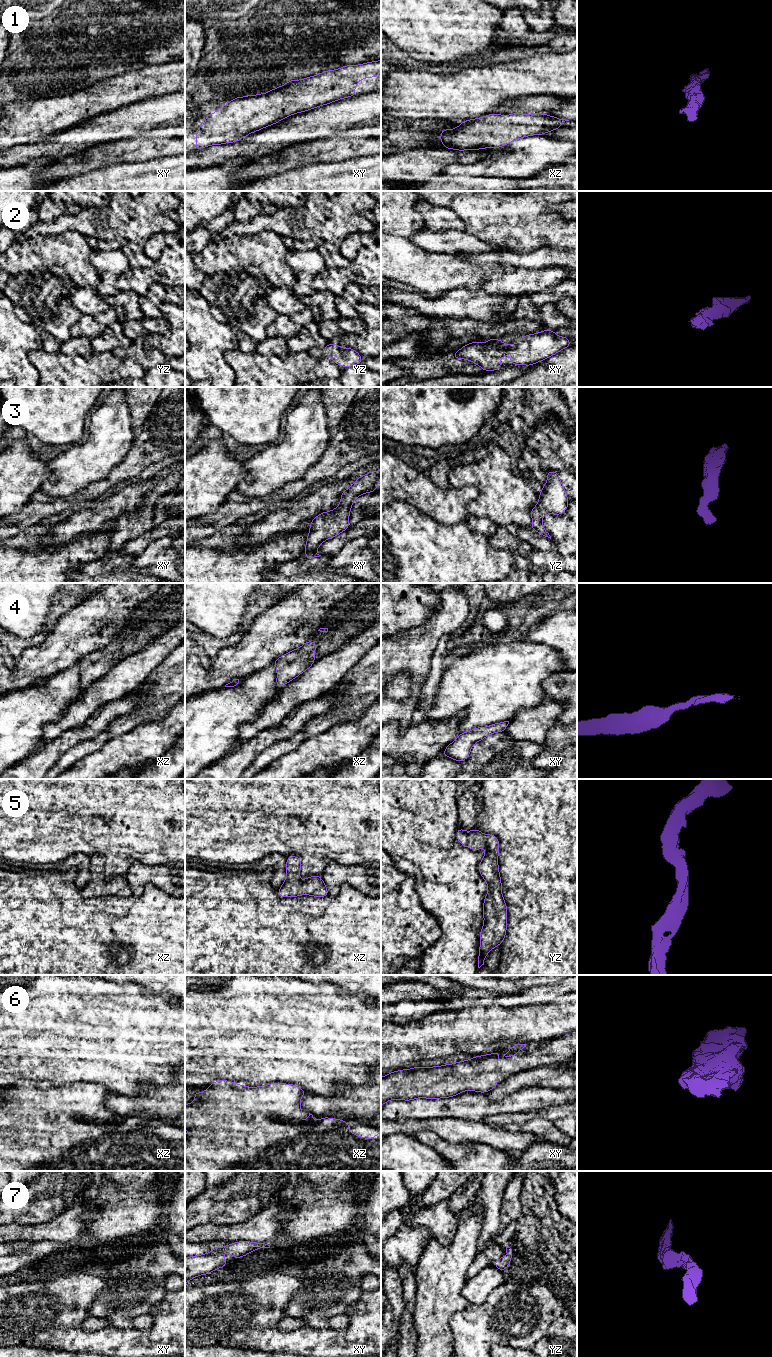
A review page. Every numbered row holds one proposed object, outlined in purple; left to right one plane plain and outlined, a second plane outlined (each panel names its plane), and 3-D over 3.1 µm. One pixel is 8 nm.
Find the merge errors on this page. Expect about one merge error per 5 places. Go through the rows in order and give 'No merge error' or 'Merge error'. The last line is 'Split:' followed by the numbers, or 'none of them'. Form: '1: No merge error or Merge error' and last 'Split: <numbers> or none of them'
1: No merge error
2: No merge error
3: No merge error
4: No merge error
5: No merge error
6: No merge error
7: No merge error
Split: none of them

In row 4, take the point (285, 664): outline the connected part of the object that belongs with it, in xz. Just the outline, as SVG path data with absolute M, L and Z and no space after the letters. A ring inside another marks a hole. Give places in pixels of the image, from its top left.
M309 640L299 648L274 660L273 664L277 671L276 686L282 688L309 669L315 662L316 648L317 644Z

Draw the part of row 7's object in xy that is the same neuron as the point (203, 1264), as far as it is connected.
M238 1241L223 1247L216 1247L206 1254L185 1257L185 1284L191 1279L207 1275L219 1268L225 1267L228 1262L222 1257L224 1252L230 1253L234 1258L242 1258L254 1250L270 1248L265 1243Z

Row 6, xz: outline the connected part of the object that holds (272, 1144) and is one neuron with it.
M221 1080L215 1081L203 1092L193 1092L195 1096L195 1101L190 1104L185 1104L185 1128L190 1132L185 1136L185 1171L234 1171L236 1168L241 1168L242 1171L381 1171L381 1132L378 1132L374 1138L364 1138L348 1131L351 1127L347 1121L340 1120L337 1118L322 1117L320 1120L315 1121L313 1115L309 1113L307 1119L302 1123L292 1123L292 1120L302 1119L302 1108L300 1105L301 1097L307 1092L294 1084L286 1084L281 1082L271 1083L267 1085L262 1085L258 1087L248 1087L244 1085L239 1085L238 1083Z

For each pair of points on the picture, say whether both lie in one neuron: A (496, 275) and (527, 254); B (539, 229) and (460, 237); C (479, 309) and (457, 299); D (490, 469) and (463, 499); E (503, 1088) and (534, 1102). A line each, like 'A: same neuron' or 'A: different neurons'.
A: different neurons
B: different neurons
C: same neuron
D: different neurons
E: different neurons

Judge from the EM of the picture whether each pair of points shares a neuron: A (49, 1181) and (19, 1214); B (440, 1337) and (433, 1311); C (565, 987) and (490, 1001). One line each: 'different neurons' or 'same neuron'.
A: same neuron
B: same neuron
C: same neuron

